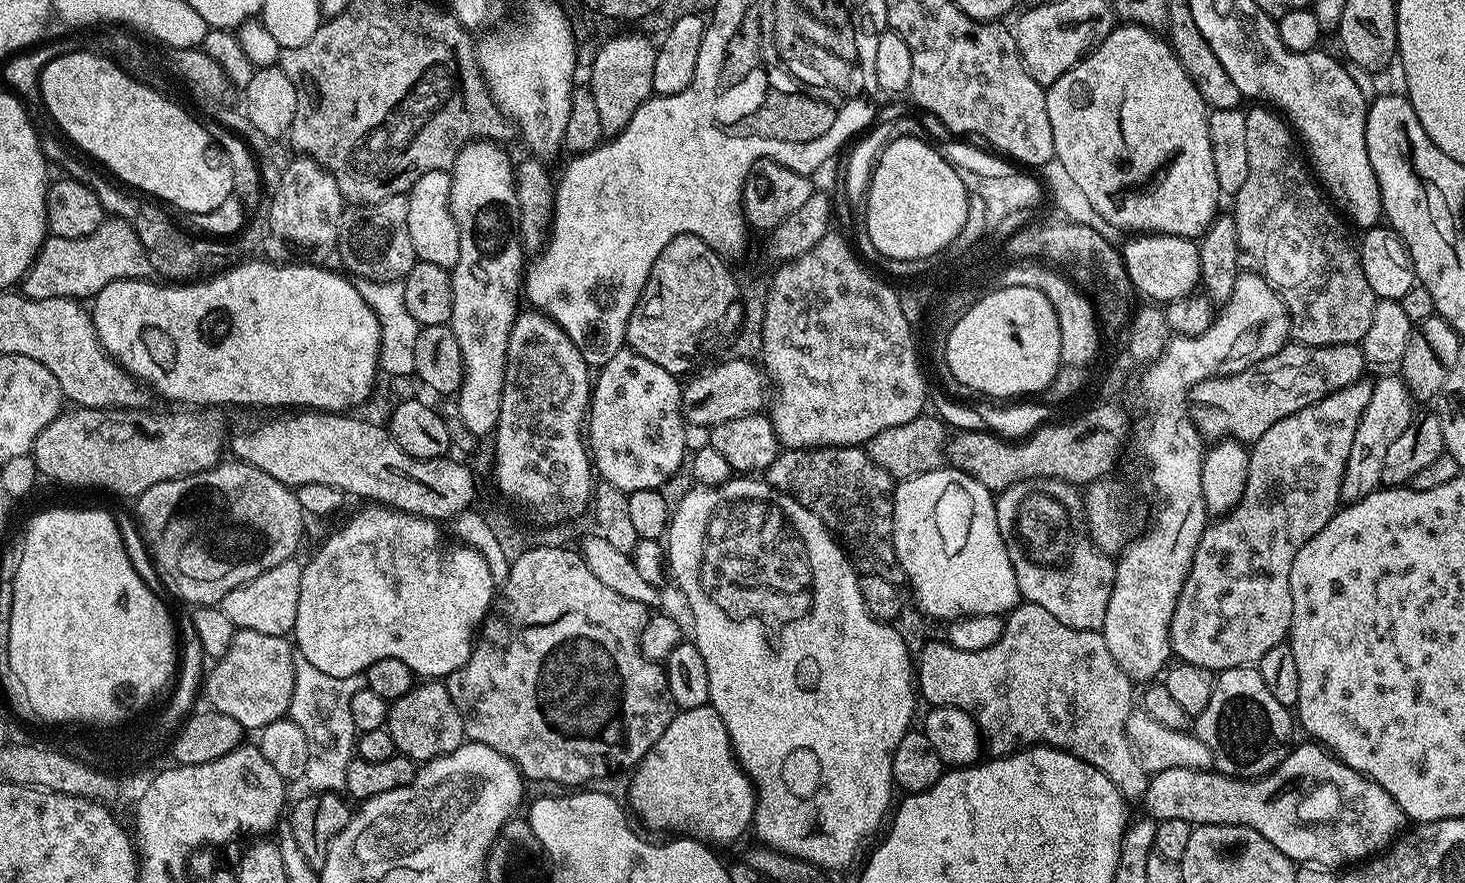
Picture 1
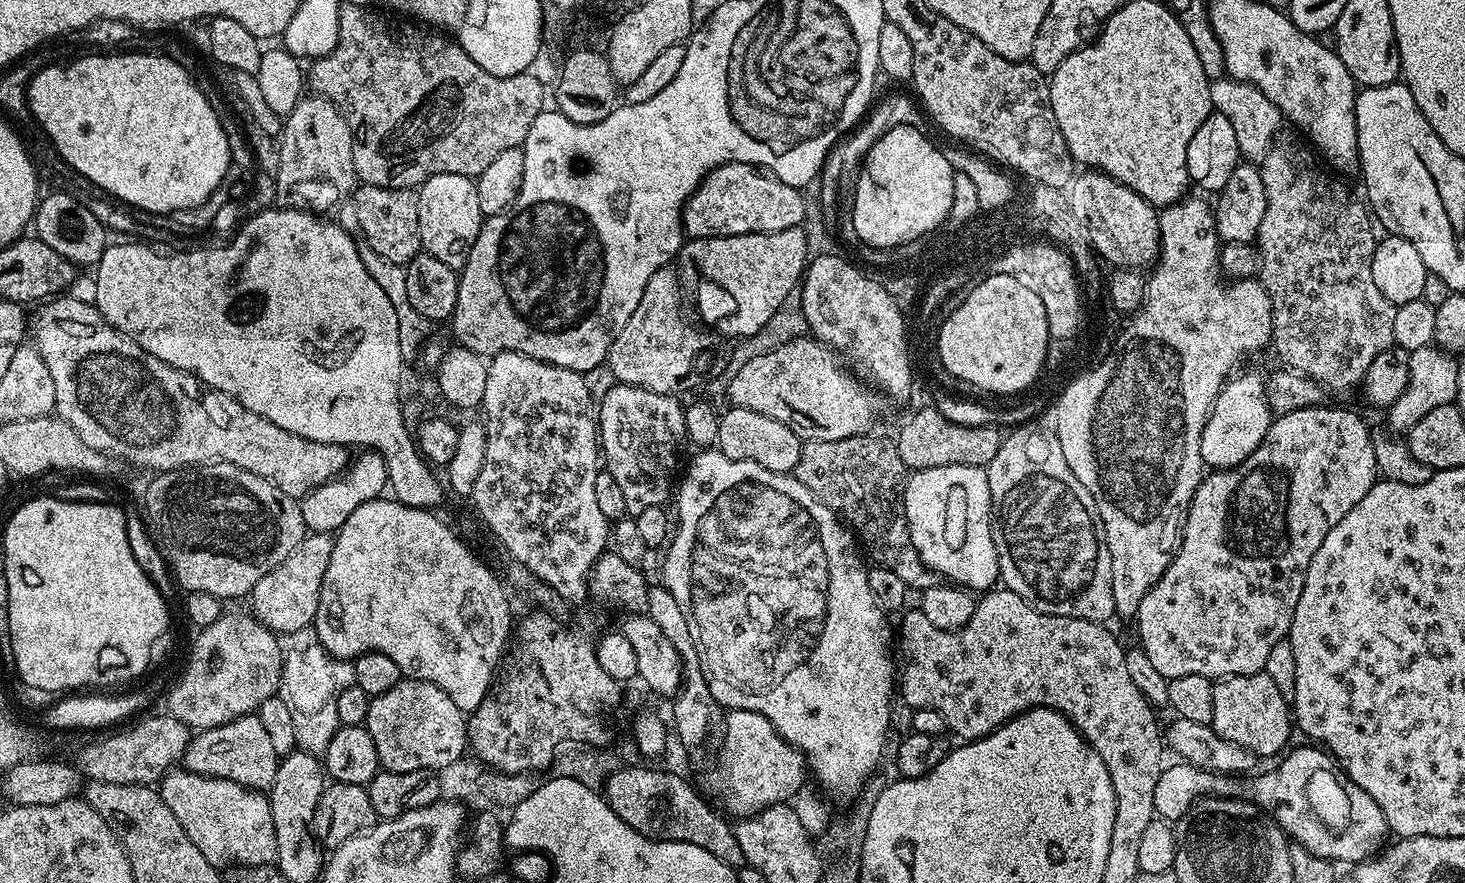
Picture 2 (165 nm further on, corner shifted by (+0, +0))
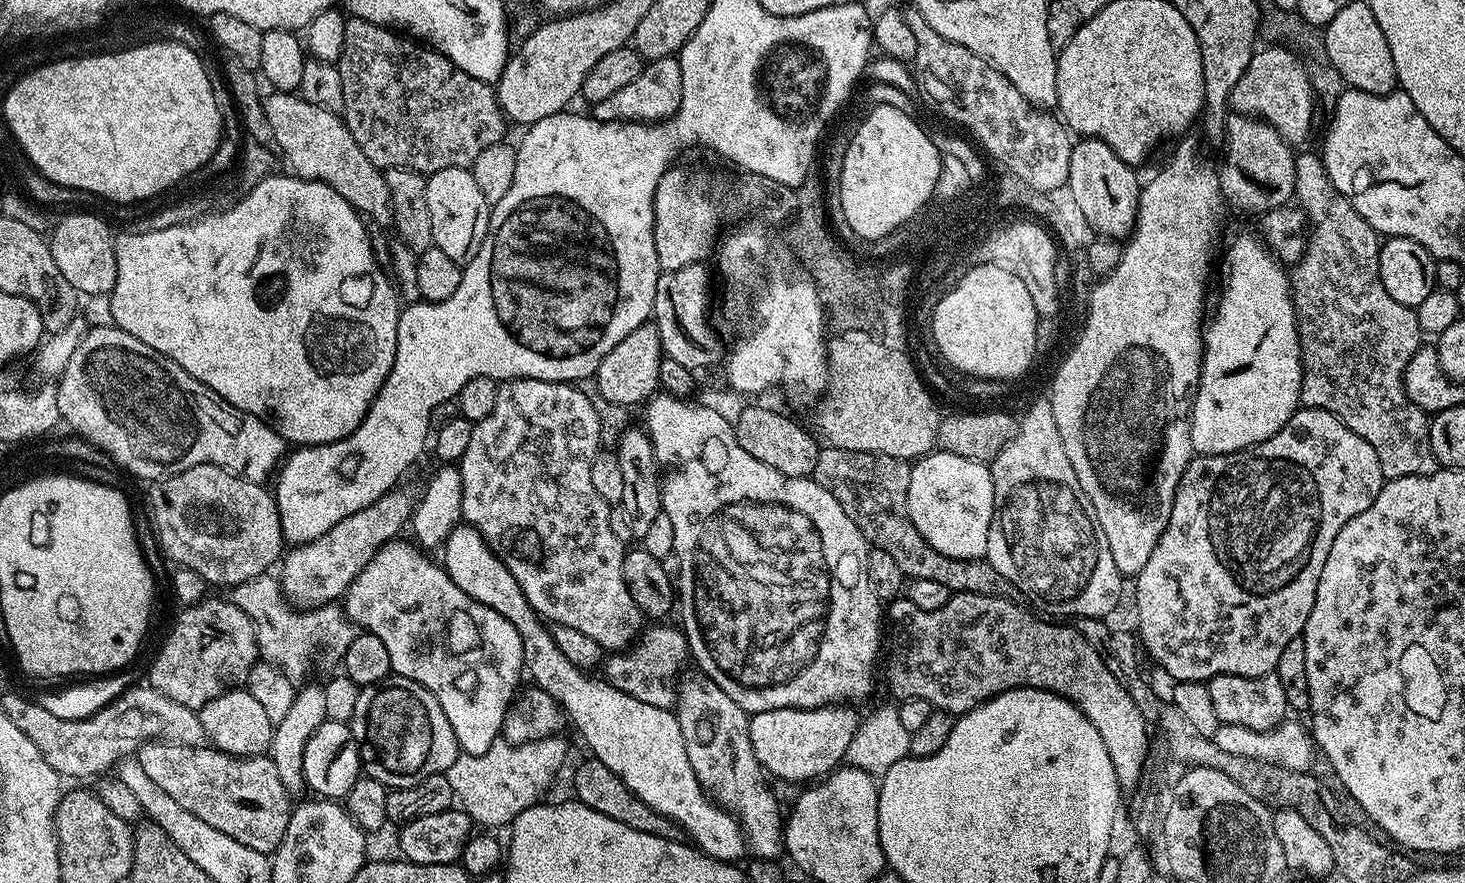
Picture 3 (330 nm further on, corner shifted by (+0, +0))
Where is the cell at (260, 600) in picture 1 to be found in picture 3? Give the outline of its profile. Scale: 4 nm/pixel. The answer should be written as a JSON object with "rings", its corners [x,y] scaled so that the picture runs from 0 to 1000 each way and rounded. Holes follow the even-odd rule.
{"rings":[[[271,550],[258,564],[253,573],[233,587],[231,596],[225,596],[220,609],[214,609],[209,616],[203,616],[193,631],[190,640],[190,656],[194,672],[194,678],[203,690],[216,689],[218,684],[226,684],[231,681],[237,672],[242,655],[255,632],[261,616],[265,616],[276,601],[281,588],[283,562]]]}

